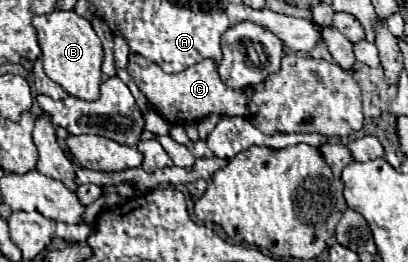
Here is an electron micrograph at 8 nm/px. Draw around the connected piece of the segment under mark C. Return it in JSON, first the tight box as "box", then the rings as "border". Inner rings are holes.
{"box":[127,53,247,125],"border":[[[137,53],[129,55],[127,71],[133,77],[139,91],[147,97],[149,105],[171,125],[189,125],[199,123],[207,115],[221,115],[221,117],[245,117],[247,115],[247,95],[243,89],[231,89],[227,83],[221,81],[217,73],[217,63],[211,59],[203,59],[181,73],[167,75],[159,65],[139,57]]]}

